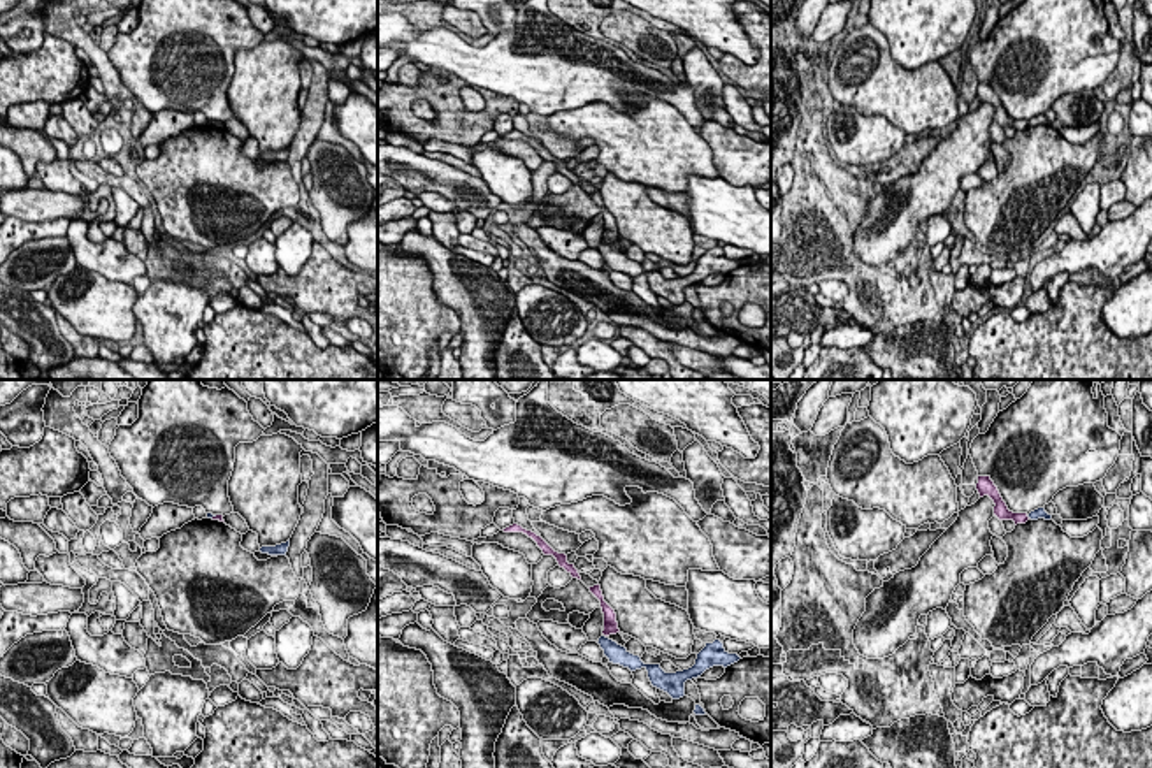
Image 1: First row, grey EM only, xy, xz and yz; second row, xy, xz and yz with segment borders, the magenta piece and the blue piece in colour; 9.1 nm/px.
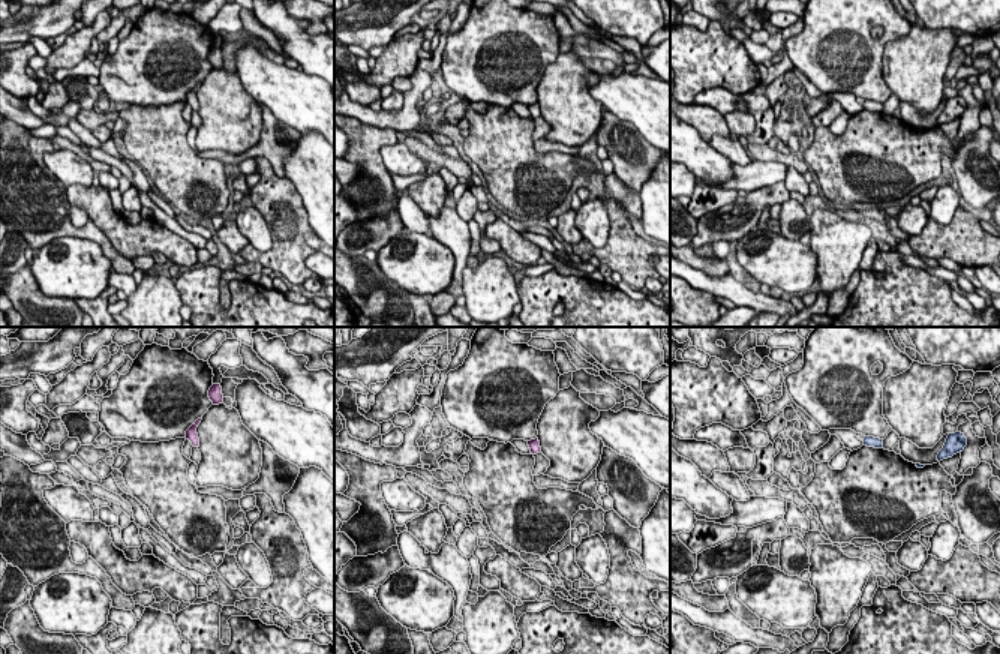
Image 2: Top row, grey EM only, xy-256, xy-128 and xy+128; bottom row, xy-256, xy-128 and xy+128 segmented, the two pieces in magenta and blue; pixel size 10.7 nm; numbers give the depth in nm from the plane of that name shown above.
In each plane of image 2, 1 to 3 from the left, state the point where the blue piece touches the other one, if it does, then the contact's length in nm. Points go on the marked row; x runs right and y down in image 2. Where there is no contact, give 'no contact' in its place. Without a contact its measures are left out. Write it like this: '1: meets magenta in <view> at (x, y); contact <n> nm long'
1: no contact
2: no contact
3: no contact

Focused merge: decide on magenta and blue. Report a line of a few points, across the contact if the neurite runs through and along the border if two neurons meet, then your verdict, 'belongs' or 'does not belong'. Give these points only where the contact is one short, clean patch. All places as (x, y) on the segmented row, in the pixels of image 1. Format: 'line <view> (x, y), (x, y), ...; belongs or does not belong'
line xy (216, 515), (211, 517); does not belong

